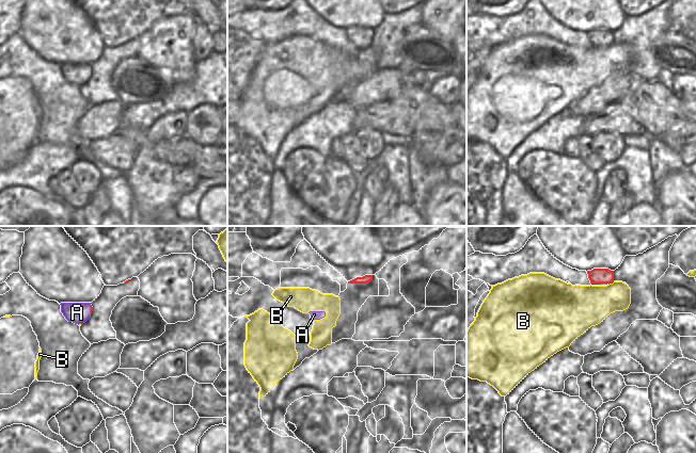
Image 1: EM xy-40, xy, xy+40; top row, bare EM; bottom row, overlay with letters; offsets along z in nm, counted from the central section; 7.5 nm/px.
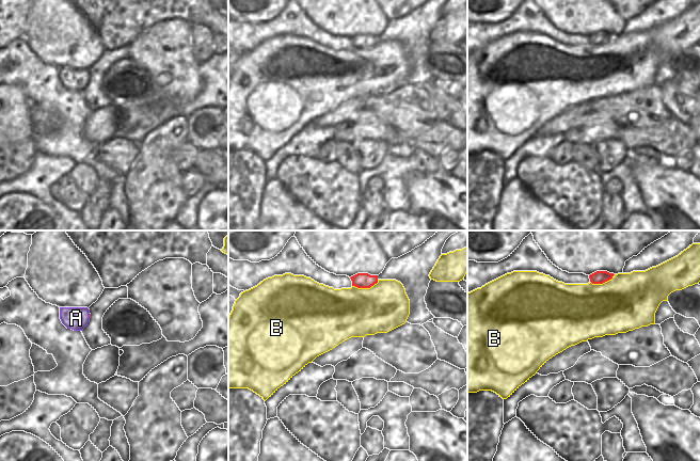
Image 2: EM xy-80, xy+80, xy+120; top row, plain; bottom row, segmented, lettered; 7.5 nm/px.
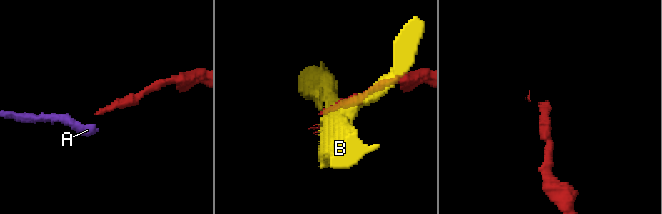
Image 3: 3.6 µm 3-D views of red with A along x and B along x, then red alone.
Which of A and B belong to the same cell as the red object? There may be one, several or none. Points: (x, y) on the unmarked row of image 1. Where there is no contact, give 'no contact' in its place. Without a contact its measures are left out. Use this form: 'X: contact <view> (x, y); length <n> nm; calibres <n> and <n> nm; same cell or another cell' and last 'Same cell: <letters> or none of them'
A: contact xy-40 (91, 70); length 60 nm; calibres 20 and 160 nm; same cell
B: contact xy+40 (611, 44); length 50 nm; calibres 110 and 320 nm; another cell
Same cell: A

